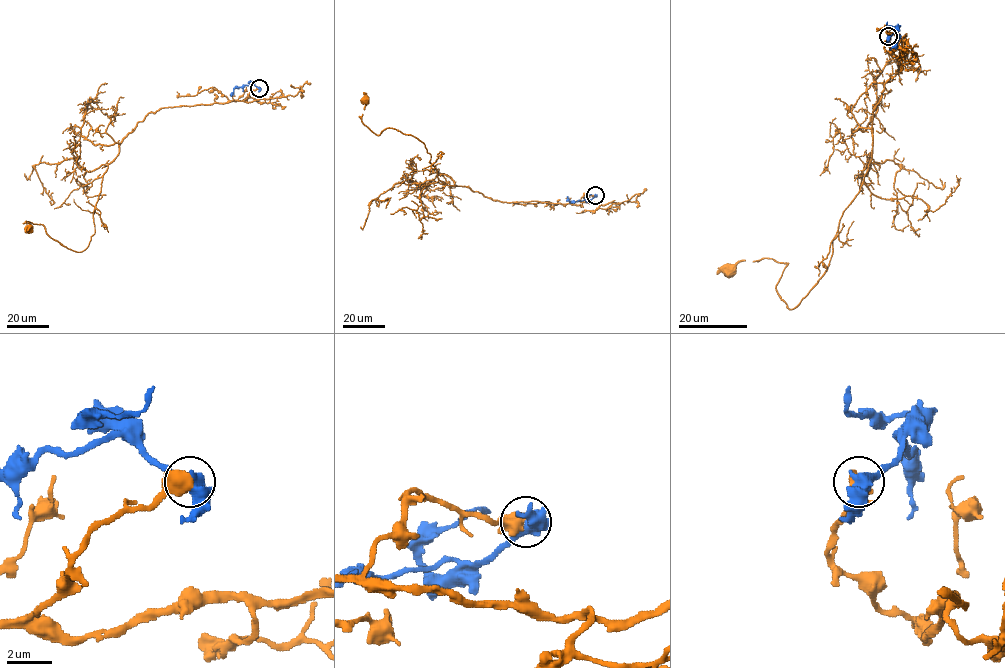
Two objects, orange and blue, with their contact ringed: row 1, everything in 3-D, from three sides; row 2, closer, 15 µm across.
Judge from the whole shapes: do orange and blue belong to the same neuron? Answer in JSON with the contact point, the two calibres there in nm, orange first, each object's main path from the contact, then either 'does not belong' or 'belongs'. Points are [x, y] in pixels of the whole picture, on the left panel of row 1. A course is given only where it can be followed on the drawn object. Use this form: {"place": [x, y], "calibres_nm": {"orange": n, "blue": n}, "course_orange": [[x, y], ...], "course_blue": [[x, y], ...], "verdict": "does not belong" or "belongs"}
{"place": [259, 88], "calibres_nm": {"orange": 500, "blue": 550}, "course_orange": [[258, 88], [140, 121], [103, 175], [81, 252], [28, 229]], "course_blue": [[258, 88], [252, 83], [236, 87], [230, 96]], "verdict": "does not belong"}

